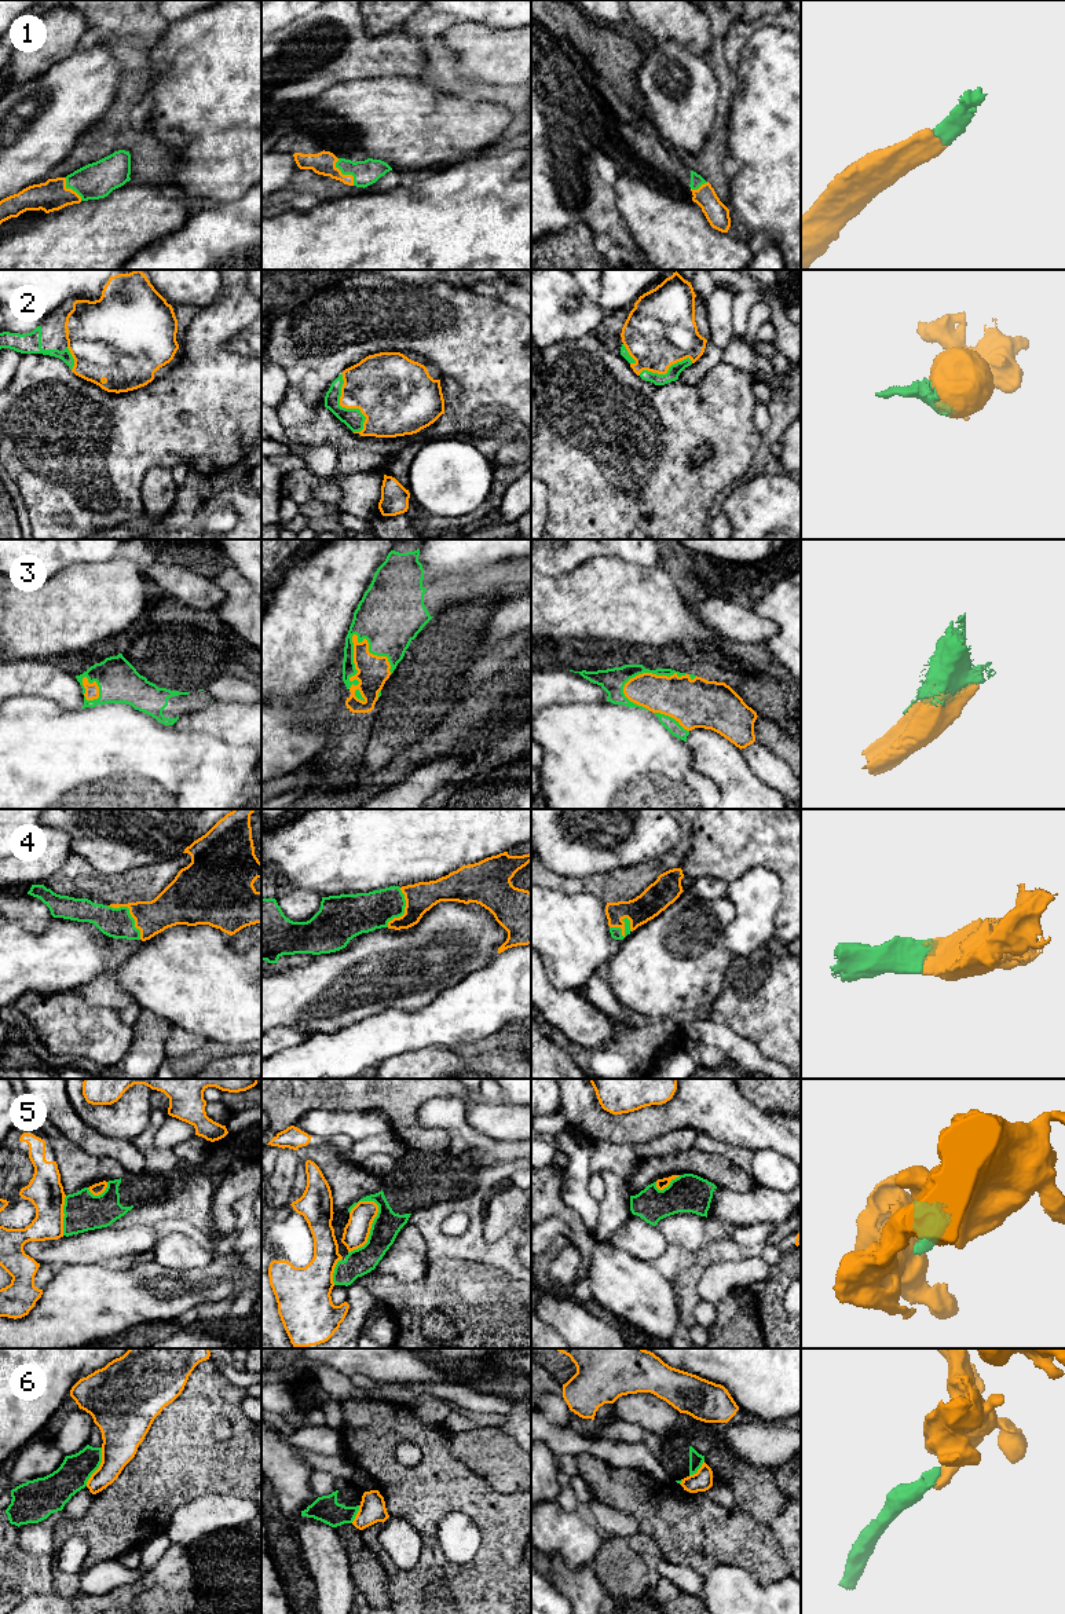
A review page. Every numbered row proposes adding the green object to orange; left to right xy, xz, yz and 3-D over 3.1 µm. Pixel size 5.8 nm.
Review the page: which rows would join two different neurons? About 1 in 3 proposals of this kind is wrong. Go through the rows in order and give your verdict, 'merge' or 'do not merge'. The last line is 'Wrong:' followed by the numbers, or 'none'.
1: merge
2: merge
3: merge
4: merge
5: do not merge
6: do not merge
Wrong: 5, 6

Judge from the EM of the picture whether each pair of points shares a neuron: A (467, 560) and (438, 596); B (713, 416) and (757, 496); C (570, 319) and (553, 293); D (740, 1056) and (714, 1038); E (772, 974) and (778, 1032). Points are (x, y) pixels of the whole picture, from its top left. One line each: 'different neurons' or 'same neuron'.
A: different neurons
B: different neurons
C: same neuron
D: same neuron
E: same neuron

